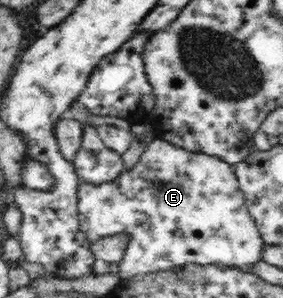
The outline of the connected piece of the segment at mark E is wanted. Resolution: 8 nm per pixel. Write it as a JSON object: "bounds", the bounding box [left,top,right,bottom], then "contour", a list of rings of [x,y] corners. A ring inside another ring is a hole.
{"bounds":[78,135,267,276],"contour":[[[156,135],[146,144],[135,168],[124,171],[115,182],[101,186],[79,183],[78,220],[80,231],[90,245],[124,230],[133,235],[128,254],[117,264],[120,276],[164,269],[183,261],[230,265],[238,267],[241,272],[255,273],[255,268],[264,262],[263,252],[267,244],[255,217],[249,212],[234,165],[219,156],[185,153]]]}

